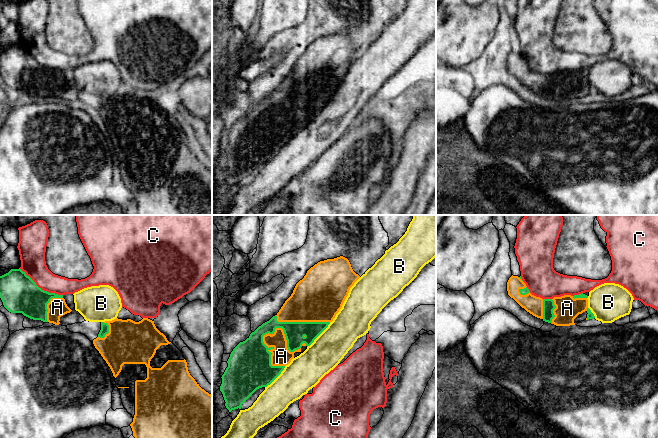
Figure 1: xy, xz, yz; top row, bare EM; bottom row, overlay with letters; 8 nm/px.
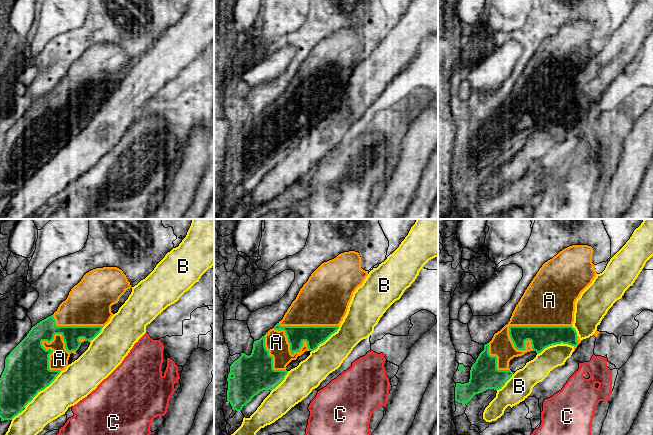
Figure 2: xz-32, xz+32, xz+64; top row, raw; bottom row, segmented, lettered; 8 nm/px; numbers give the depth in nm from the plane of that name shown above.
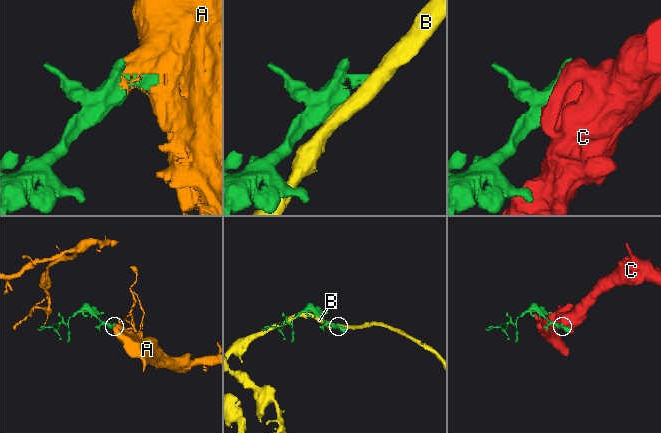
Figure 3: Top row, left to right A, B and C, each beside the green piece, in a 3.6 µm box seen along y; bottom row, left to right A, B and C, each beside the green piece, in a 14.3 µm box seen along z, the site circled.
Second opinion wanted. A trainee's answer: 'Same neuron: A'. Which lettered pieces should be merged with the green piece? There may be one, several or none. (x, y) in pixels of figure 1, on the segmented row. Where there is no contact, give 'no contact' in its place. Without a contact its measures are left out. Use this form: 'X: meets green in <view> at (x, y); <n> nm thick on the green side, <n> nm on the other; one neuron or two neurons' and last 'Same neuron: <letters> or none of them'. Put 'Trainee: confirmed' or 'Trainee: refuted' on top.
Trainee: confirmed
A: meets green in xz at (285, 335); 160 nm thick on the green side, 160 nm on the other; one neuron
B: meets green in xz at (319, 334); 160 nm thick on the green side, 280 nm on the other; two neurons
C: meets green in xy at (40, 288); 300 nm thick on the green side, 200 nm on the other; two neurons
Same neuron: A

